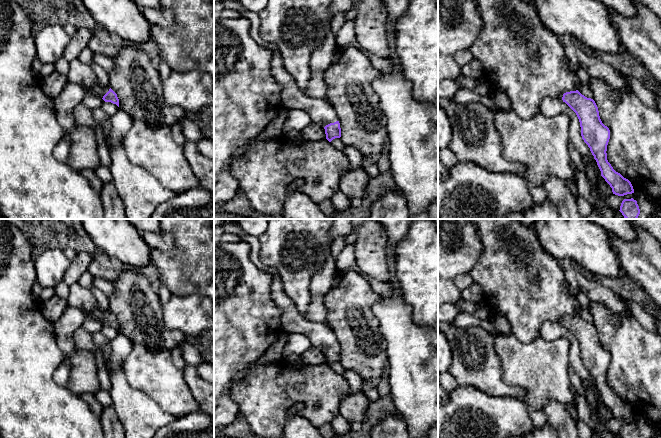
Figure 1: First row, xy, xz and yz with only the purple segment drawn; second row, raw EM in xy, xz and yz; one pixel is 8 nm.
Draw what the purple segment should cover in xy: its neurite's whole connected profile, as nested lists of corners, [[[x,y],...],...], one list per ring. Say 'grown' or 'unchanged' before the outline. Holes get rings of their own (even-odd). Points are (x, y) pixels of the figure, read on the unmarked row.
grown; [[[97,306],[91,313],[91,316],[101,321],[105,326],[111,326],[119,331],[119,323],[117,318],[109,310],[103,311]]]

